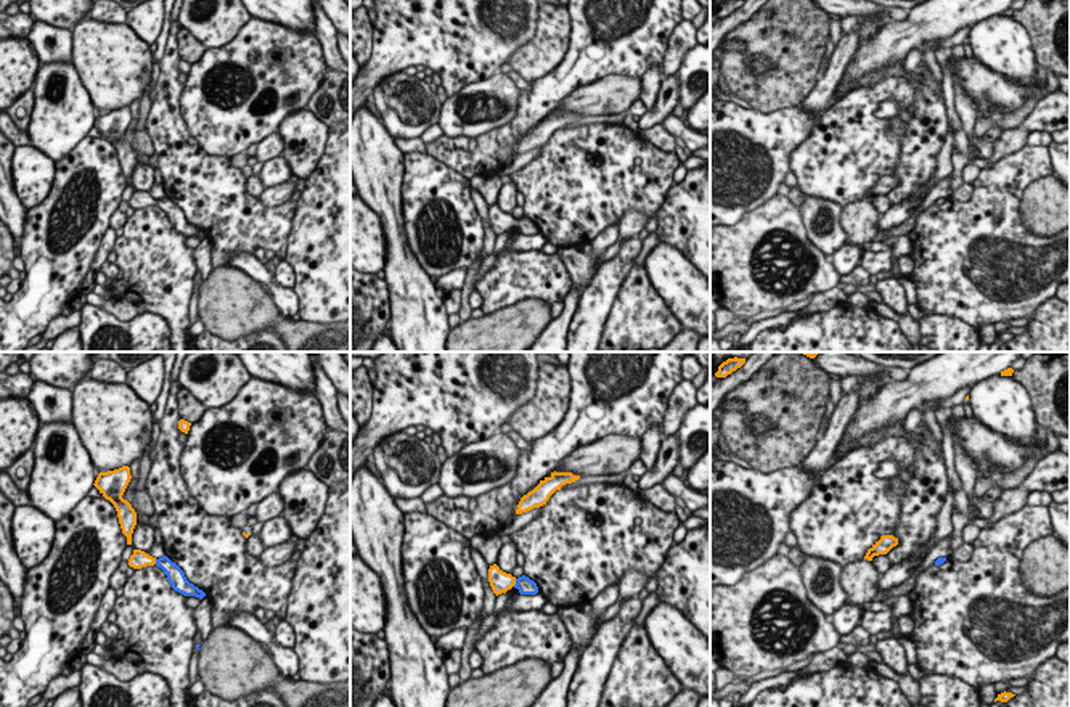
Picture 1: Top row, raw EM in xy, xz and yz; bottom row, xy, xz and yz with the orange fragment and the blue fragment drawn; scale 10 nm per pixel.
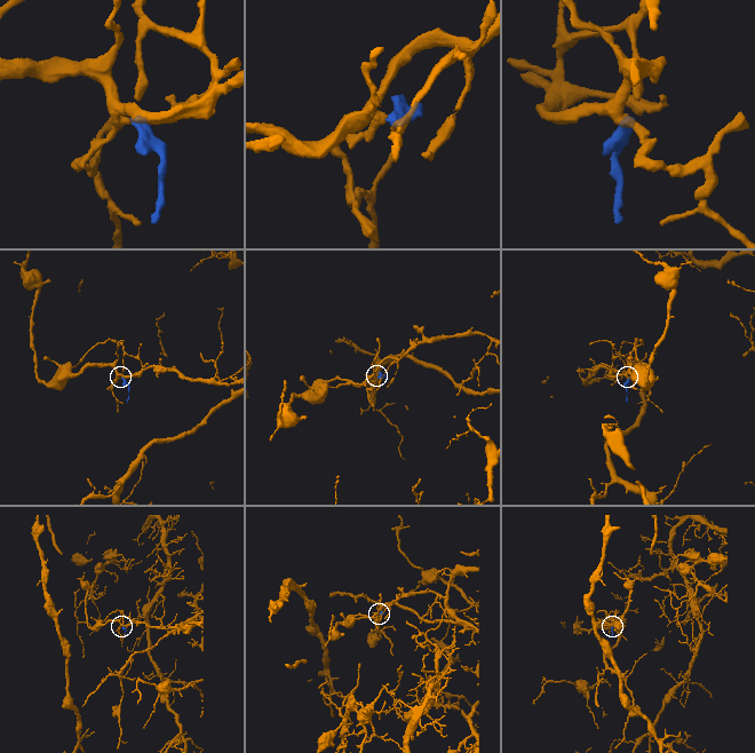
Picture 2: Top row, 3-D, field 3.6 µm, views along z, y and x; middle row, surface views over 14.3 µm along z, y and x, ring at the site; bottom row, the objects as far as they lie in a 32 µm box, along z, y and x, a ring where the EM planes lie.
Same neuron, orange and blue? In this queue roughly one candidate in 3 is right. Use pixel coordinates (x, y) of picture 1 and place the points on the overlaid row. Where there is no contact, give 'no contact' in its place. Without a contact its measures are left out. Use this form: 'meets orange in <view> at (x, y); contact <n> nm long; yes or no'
meets orange in xz at (514, 582); contact 90 nm long; yes

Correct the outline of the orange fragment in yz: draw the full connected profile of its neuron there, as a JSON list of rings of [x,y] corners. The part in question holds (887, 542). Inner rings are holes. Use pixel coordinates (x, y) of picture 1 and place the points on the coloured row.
[[[882,535],[866,553],[864,559],[872,561],[874,556],[887,554],[893,546],[898,545],[898,538],[893,535]]]

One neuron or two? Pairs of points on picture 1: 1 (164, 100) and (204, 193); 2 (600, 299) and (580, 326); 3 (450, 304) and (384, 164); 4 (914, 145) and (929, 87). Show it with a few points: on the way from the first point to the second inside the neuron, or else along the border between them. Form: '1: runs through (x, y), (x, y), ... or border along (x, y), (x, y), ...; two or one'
1: runs through (164, 122), (188, 171); one
2: runs through (593, 306), (587, 320); one
3: border along (442, 298), (447, 315); two
4: runs through (926, 130), (931, 121), (929, 102); one

